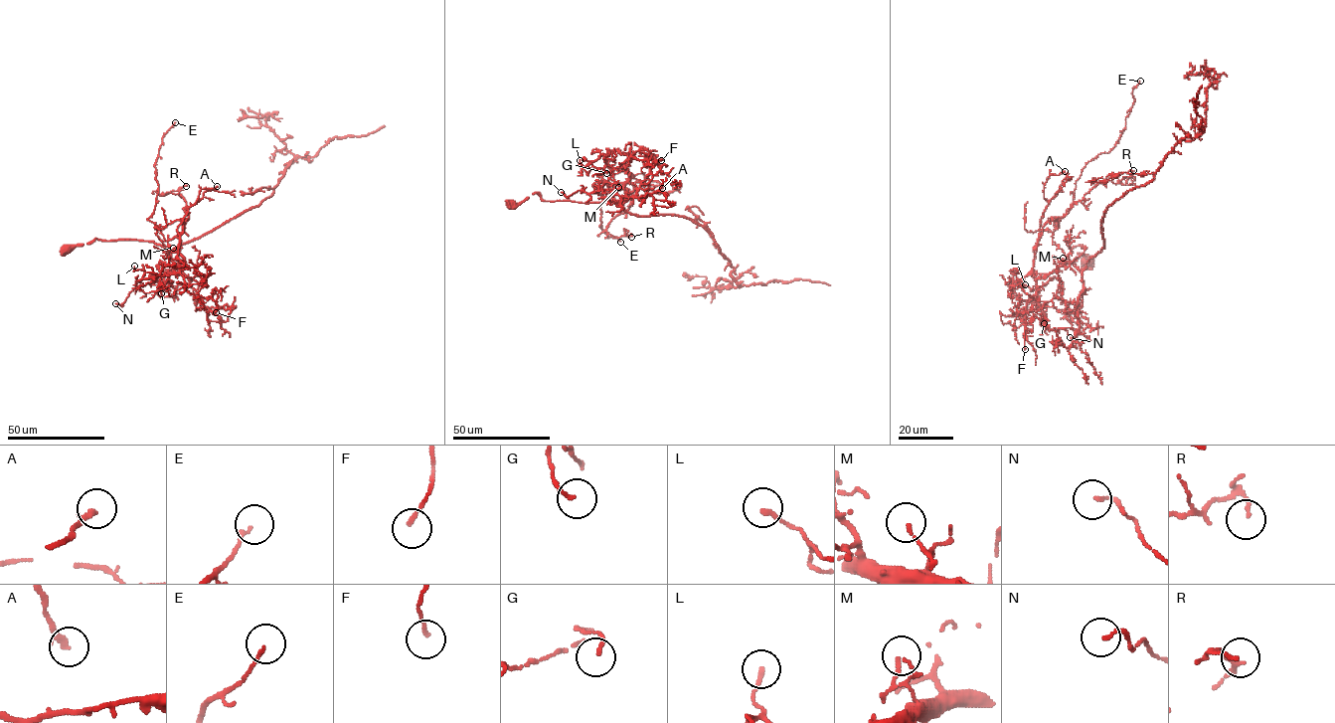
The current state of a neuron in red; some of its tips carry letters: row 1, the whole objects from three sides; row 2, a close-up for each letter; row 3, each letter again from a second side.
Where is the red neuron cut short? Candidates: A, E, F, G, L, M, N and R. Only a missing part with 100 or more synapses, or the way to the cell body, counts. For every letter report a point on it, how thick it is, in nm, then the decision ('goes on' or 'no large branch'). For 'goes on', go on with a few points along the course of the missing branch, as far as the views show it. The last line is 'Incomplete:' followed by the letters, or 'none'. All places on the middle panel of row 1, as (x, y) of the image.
A: at (662, 188); 200 nm thick; no large branch
E: at (620, 242); 120 nm thick; no large branch
F: at (661, 160); 140 nm thick; no large branch
G: at (606, 173); 110 nm thick; no large branch
L: at (580, 160); 170 nm thick; no large branch
M: at (618, 187); 120 nm thick; no large branch
N: at (561, 192); 110 nm thick; no large branch
R: at (631, 237); 120 nm thick; no large branch
Incomplete: none

